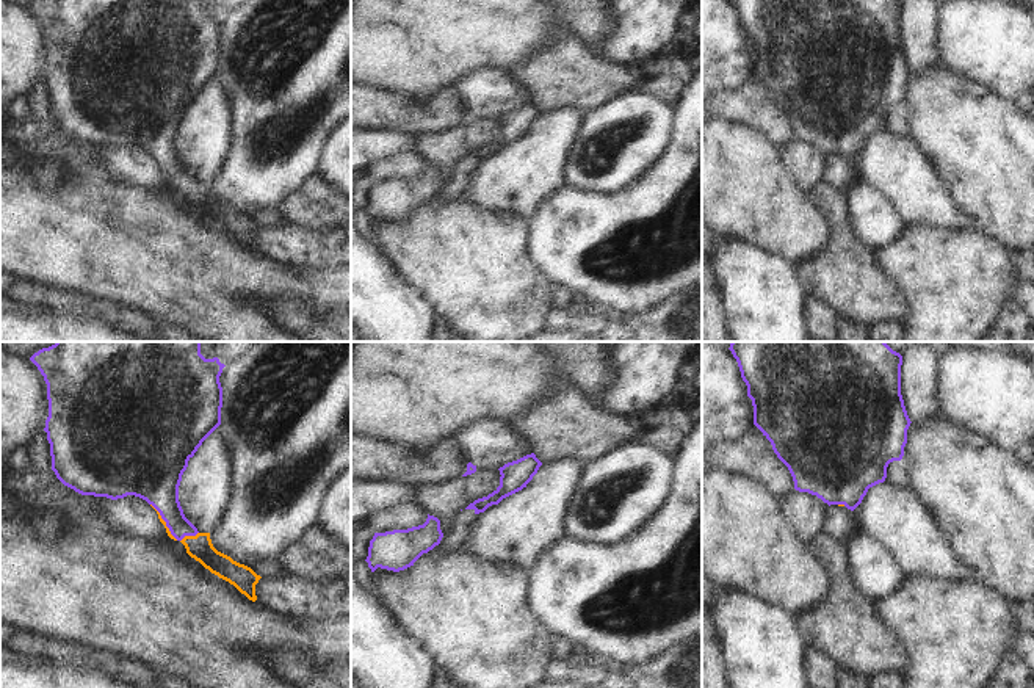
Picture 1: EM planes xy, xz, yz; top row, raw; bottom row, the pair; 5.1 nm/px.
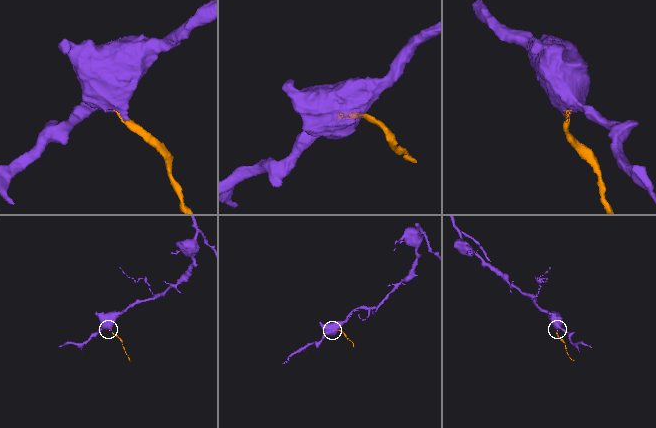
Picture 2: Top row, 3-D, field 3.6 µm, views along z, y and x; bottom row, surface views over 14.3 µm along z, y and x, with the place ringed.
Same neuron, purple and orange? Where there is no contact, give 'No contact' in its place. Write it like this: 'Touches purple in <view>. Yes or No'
Touches purple in xy. Yes.

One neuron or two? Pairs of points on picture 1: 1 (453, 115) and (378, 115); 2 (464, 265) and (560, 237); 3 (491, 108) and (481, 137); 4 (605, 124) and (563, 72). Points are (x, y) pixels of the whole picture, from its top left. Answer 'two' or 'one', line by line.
1: one
2: two
3: two
4: two

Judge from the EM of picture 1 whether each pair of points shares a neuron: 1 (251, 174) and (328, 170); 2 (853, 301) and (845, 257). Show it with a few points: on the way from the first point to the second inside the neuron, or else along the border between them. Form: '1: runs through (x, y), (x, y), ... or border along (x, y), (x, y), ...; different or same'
1: border along (332, 135), (326, 144), (318, 171); different
2: runs through (853, 290), (845, 268); same

